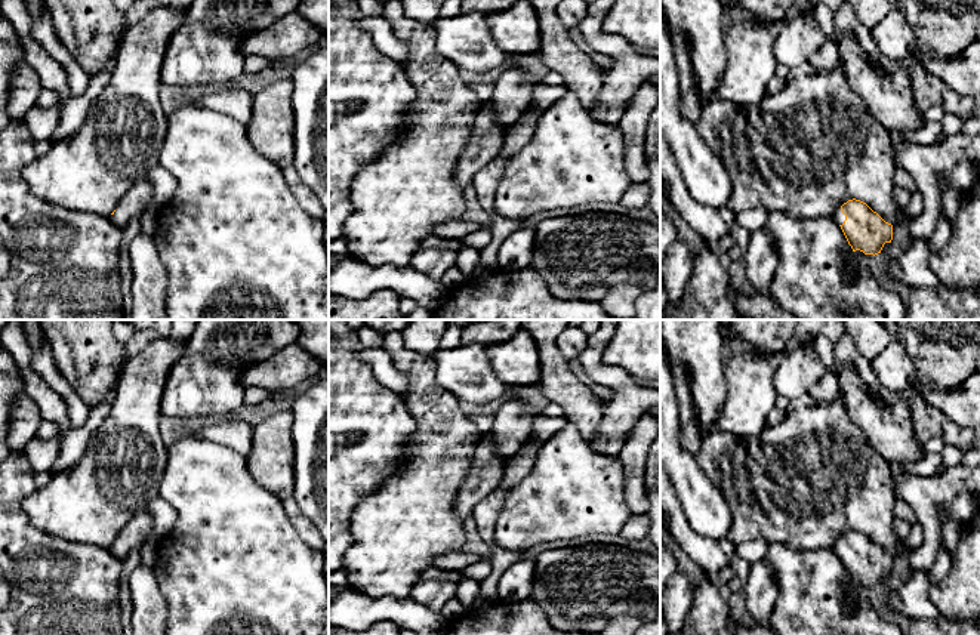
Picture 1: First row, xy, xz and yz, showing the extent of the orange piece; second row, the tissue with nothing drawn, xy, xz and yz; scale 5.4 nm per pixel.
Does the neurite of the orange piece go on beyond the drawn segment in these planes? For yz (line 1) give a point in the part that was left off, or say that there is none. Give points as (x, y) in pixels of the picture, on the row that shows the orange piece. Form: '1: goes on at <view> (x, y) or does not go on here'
1: goes on at yz (838, 215)

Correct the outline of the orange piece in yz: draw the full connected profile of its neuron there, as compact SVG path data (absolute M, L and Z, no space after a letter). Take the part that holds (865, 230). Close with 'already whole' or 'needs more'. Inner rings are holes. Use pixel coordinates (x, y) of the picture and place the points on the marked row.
M848 200L832 216L853 252L860 250L875 256L893 240L893 225L860 200Z | needs more

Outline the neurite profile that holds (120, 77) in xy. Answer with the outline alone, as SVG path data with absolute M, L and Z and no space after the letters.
M157 6L123 33L120 58L99 107L71 136L55 141L46 155L22 169L30 192L46 203L71 210L111 216L124 194L158 166L158 152L167 132L167 115L158 98L160 73L172 34L182 25L185 12Z

